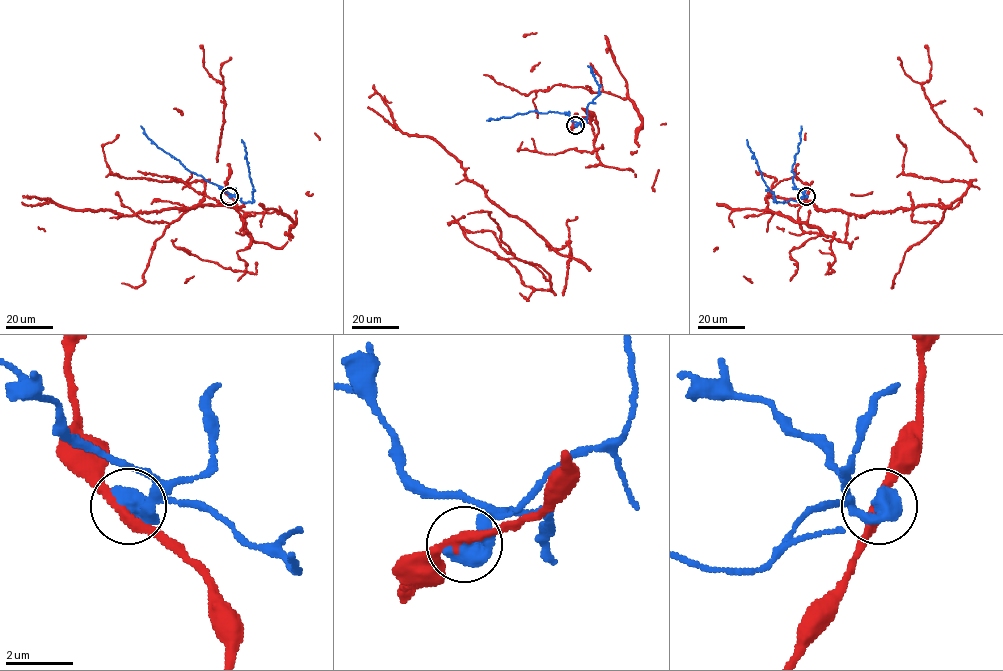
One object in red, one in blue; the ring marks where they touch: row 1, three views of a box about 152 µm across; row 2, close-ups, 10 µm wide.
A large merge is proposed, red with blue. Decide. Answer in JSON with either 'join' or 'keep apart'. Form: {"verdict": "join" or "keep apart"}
{"verdict": "keep apart"}

